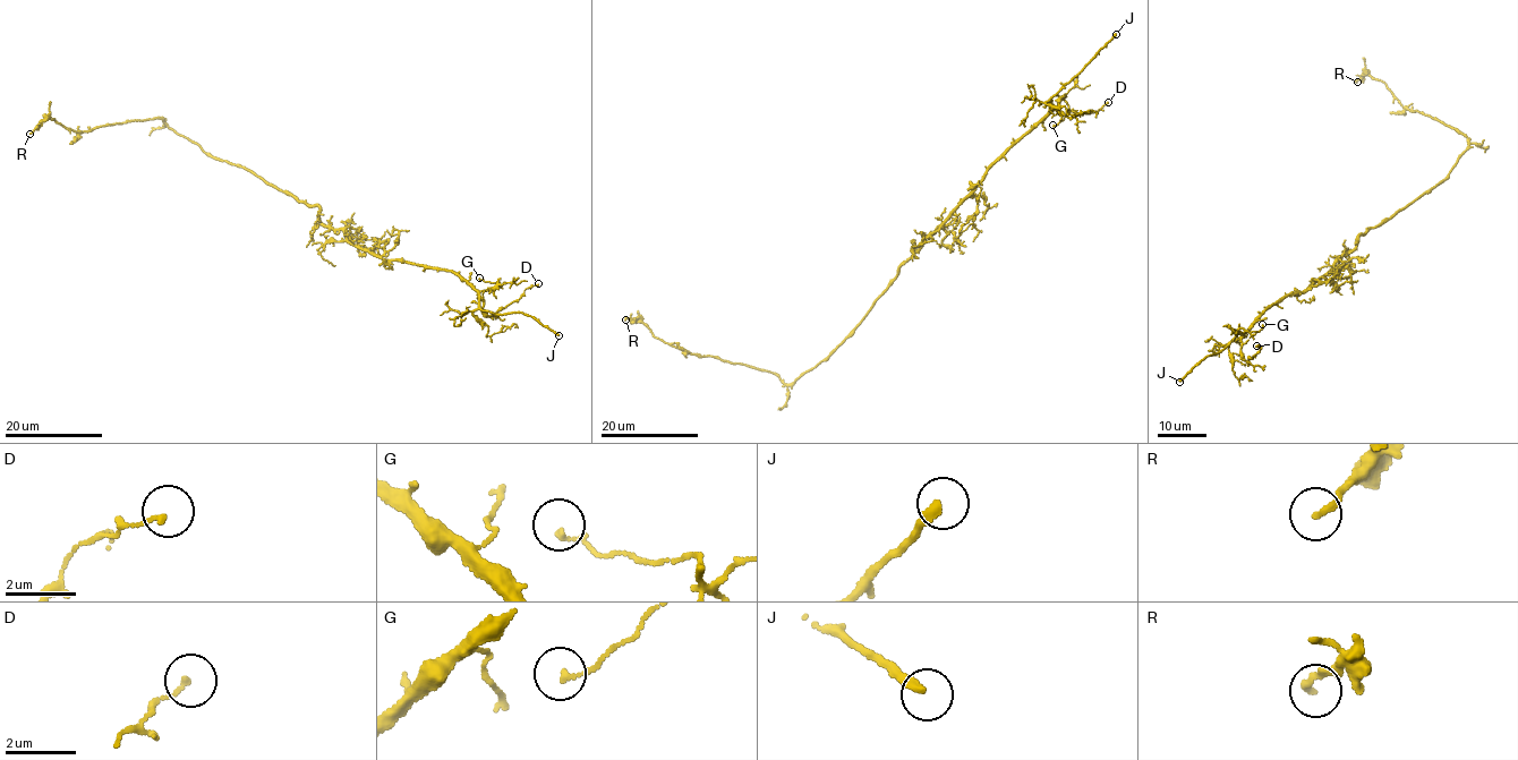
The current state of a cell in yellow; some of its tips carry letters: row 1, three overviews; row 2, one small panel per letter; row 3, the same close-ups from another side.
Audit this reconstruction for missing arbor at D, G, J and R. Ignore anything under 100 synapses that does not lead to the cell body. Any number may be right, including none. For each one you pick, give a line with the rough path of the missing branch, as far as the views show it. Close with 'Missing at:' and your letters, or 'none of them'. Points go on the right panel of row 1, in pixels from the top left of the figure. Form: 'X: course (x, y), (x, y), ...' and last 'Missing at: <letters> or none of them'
J: course (1179, 382), (1163, 390), (1166, 387), (1162, 383)
Missing at: J

